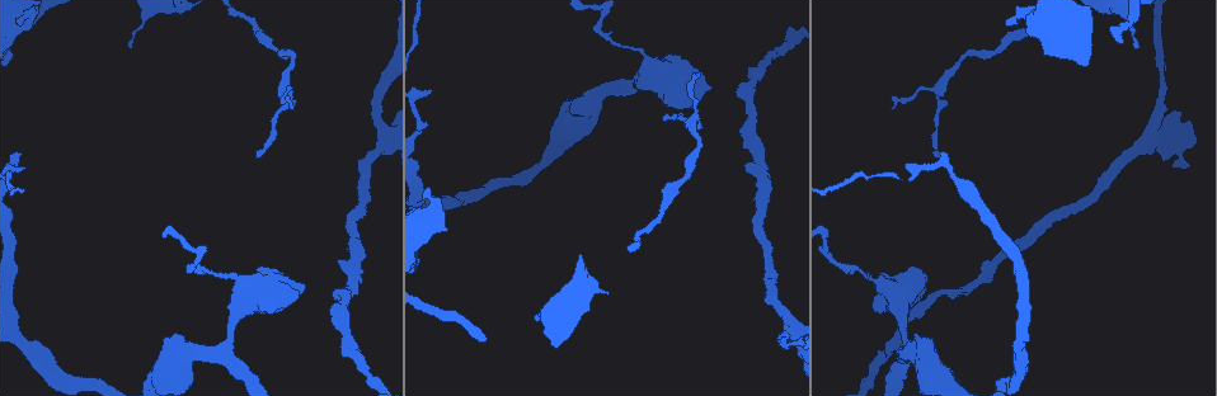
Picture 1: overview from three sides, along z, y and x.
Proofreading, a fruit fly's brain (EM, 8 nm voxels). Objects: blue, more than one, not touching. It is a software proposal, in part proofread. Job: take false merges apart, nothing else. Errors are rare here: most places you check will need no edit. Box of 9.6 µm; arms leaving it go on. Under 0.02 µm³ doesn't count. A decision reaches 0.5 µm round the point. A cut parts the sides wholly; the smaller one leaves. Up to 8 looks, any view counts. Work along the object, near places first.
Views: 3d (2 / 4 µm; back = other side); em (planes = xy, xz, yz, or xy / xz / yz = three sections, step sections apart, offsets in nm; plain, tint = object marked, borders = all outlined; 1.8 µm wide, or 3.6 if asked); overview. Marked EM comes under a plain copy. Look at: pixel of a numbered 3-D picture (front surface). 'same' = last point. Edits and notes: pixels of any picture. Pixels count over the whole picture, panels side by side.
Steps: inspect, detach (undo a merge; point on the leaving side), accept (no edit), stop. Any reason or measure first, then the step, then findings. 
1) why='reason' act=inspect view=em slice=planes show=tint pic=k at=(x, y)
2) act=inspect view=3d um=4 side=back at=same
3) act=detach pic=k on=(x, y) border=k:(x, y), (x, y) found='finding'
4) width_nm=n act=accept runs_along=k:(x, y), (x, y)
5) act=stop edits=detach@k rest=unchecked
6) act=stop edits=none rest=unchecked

why='sudden change in width' act=inspect view=3d um=4 pic=1 at=(18, 16)

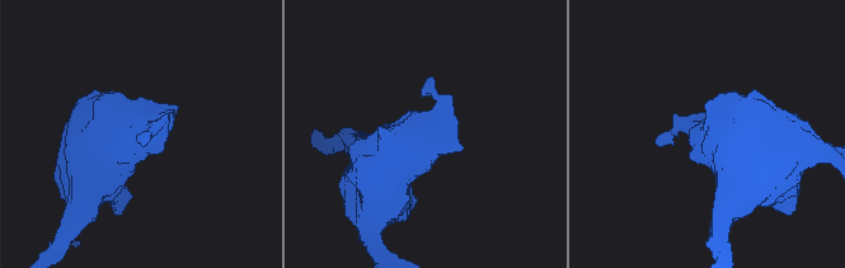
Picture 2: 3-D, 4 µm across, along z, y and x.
act=inspect view=em um=3.6 slice=xz step=4 show=tint pic=2 at=(426, 131)

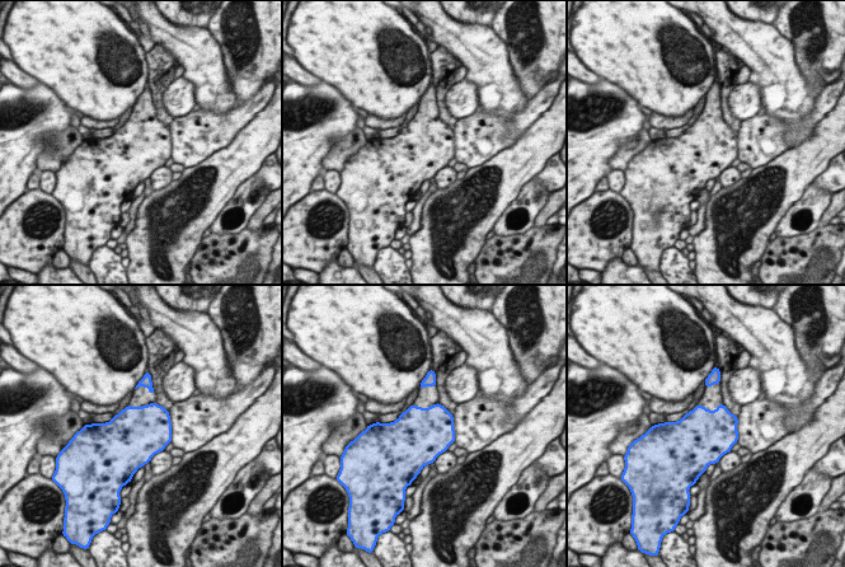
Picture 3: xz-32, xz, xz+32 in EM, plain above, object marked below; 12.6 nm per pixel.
why='cut it another way' act=inspect view=em um=3.6 slice=planes show=borders at=same

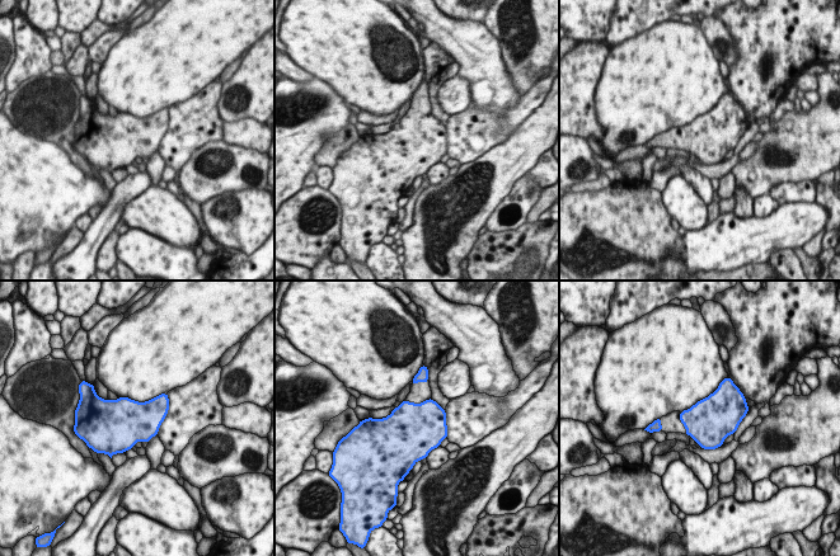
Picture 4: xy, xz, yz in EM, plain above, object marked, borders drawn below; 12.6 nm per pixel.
act=accept found='continuous, no second neuron'

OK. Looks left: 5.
why='calibre changes' act=inspect view=em slice=xz step=4 show=tint pic=1 at=(940, 99)

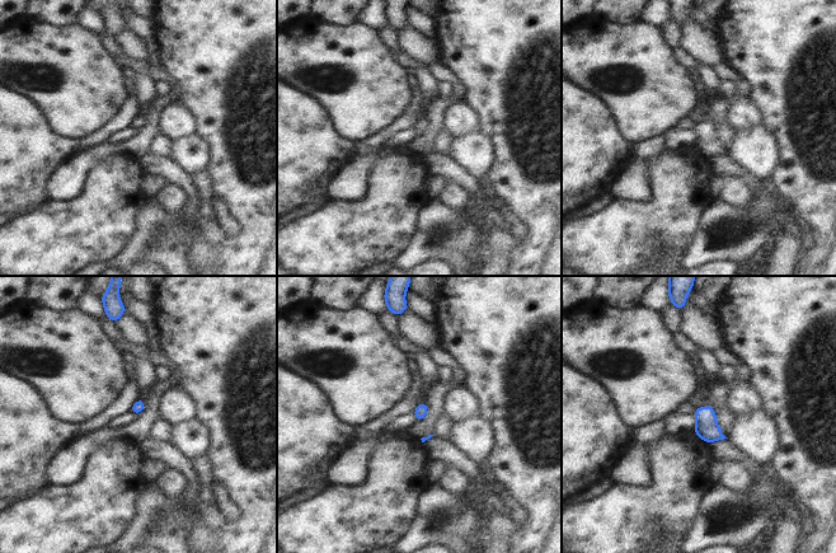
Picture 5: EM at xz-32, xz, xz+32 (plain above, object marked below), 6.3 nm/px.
why='another direction' act=inspect view=em slice=planes show=tint at=same

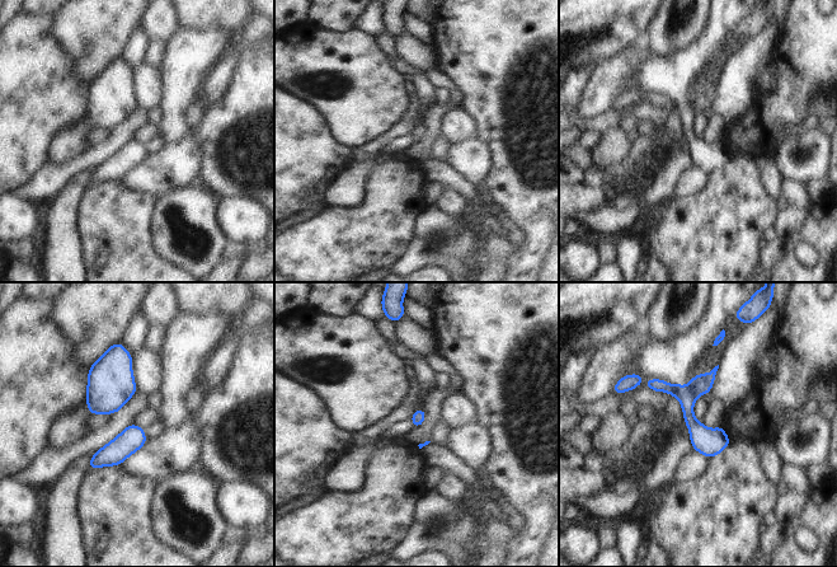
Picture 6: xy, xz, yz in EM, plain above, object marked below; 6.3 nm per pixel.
width_nm=80 act=detach pic=6 on=(683, 394) found='two neurons meet here'

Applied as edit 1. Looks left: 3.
act=inspect view=em slice=xz step=4 show=tint pic=1 at=(626, 89)

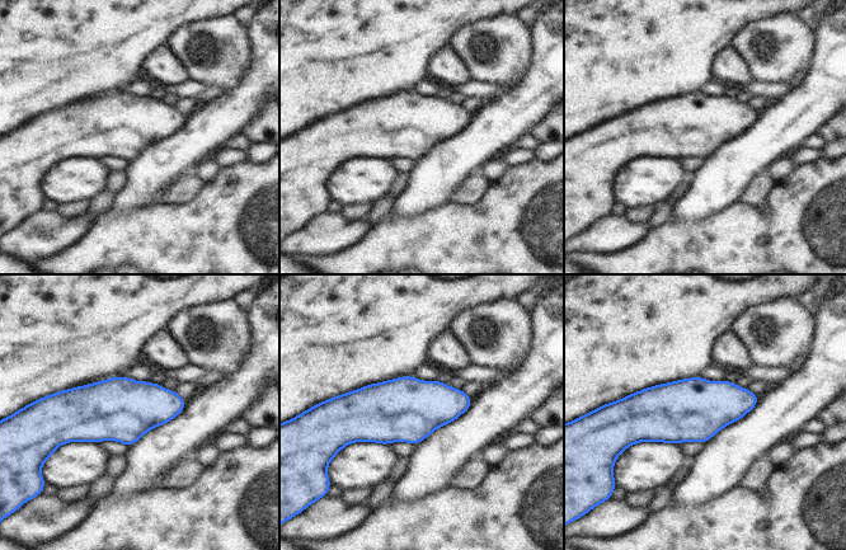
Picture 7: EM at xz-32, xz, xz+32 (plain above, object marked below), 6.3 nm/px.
why='another direction' act=inspect view=em slice=planes show=borders at=same

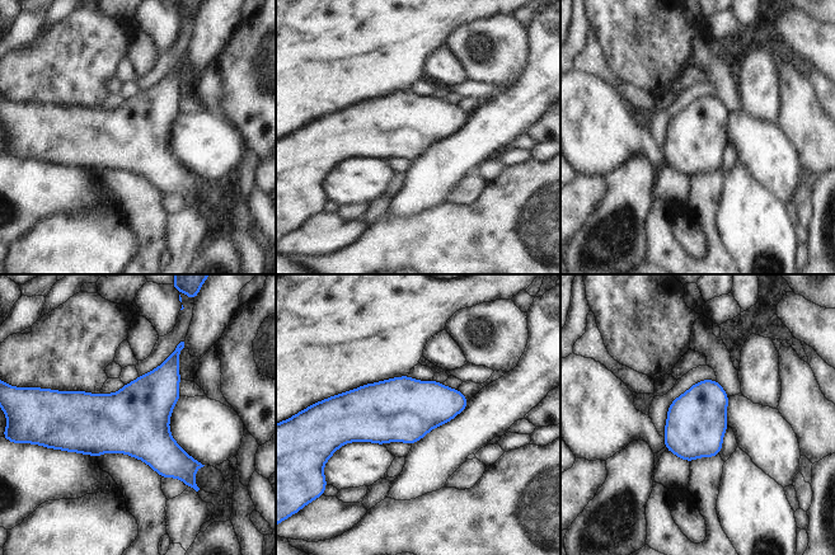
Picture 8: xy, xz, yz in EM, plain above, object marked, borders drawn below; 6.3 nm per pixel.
width_nm=380 act=accept found='all the same neuron'

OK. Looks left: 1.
act=stop edits=detach@6 rest=unchecked

